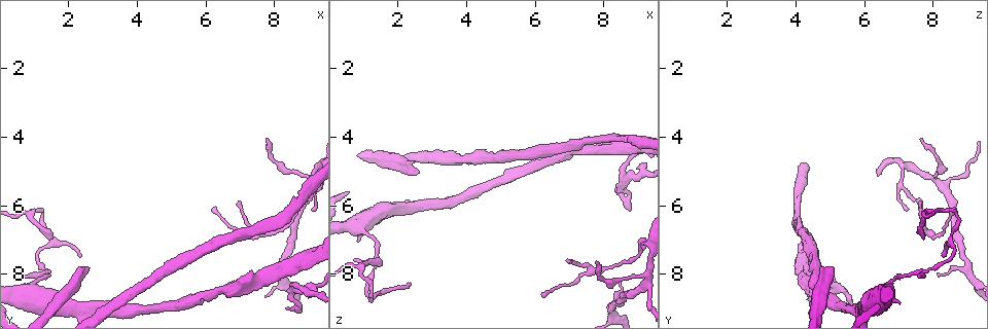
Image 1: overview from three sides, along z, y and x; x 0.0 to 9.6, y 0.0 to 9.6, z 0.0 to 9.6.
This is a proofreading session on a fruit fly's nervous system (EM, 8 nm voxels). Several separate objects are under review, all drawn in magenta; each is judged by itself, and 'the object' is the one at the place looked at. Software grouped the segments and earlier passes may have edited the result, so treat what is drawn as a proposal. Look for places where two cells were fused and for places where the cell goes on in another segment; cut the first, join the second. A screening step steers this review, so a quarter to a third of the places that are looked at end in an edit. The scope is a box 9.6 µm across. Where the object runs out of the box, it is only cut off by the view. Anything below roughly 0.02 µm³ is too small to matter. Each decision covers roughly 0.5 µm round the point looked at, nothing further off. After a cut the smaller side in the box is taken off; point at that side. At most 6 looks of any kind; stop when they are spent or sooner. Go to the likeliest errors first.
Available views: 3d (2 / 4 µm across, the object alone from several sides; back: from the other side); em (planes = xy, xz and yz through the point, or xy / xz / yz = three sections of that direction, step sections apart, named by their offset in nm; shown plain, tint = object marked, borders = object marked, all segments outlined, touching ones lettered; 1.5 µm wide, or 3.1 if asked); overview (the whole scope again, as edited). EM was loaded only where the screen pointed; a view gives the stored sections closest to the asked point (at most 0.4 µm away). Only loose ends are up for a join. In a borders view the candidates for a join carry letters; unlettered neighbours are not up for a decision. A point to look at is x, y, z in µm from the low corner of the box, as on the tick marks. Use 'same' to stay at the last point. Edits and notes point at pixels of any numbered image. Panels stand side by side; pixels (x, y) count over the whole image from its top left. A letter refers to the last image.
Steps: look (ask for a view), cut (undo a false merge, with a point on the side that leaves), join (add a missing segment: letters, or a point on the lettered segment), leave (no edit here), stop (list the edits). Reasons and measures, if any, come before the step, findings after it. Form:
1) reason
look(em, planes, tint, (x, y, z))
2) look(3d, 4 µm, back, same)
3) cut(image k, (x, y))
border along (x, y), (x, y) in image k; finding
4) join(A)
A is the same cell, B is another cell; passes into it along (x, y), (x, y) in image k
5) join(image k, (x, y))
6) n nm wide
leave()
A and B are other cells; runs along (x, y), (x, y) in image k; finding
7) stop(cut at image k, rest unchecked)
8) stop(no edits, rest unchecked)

branch stops here
look(3d, 4 µm, (8.75, 9.10, 6.10))

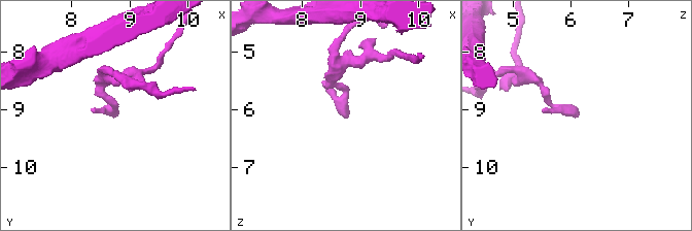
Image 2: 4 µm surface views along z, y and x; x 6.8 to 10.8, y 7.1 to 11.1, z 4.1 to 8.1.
look(em, planes, borders, (8.80, 9.10, 6.10))

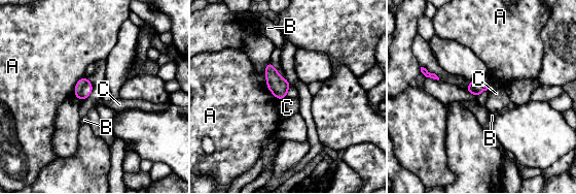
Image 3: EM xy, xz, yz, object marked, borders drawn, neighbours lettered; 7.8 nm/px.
110 nm wide
leave()
A, B and C are other cells; no lettered segment goes on from it

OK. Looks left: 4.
thin end
look(3d, 4 µm, (7.00, 5.90, 7.60))

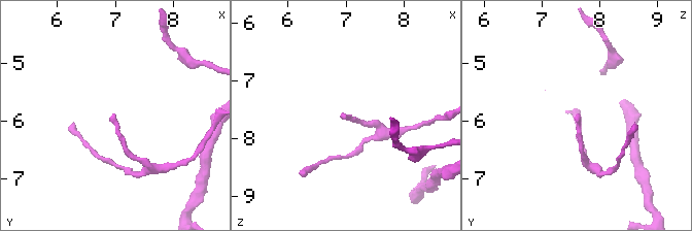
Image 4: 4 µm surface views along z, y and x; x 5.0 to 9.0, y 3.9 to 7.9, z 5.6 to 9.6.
need the tissue
look(em, xz, step 4, tint, (7.00, 5.90, 7.65))

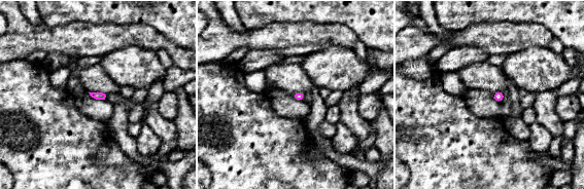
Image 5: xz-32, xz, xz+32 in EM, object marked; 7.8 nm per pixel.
another direction
look(em, planes, borders, same)

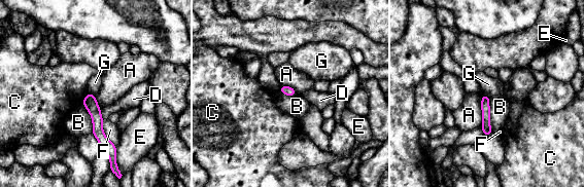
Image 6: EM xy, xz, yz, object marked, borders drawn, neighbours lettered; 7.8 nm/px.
leave()
A, B, C, D, E, F and G are other cells; no lettered segment goes on from it

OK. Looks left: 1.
stop(no edits, rest unchecked)

